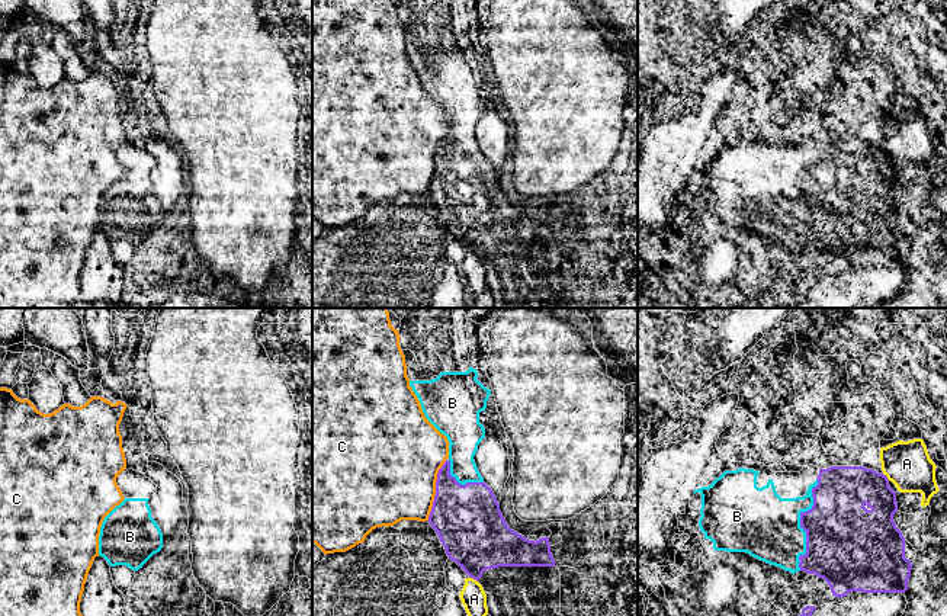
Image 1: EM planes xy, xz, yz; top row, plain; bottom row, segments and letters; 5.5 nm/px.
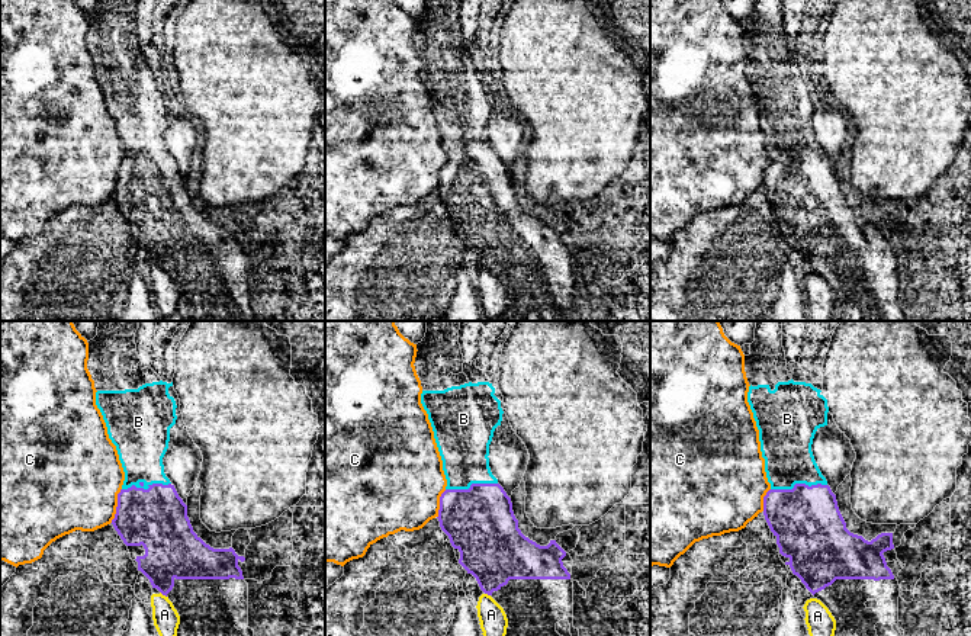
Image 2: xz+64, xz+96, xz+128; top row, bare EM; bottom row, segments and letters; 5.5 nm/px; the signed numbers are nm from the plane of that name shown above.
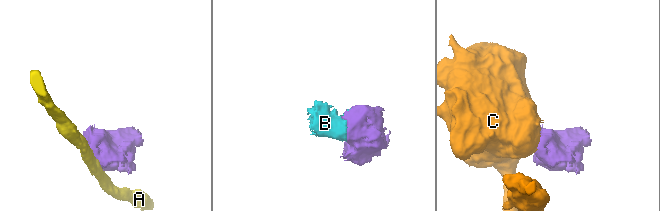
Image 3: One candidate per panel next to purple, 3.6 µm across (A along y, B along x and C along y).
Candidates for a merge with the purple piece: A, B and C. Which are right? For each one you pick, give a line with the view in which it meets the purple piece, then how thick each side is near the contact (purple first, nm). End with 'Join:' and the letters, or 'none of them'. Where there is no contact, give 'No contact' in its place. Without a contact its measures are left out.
B: Touches purple in yz. Thickness 420 nm (purple) against 360 nm
Join: B

